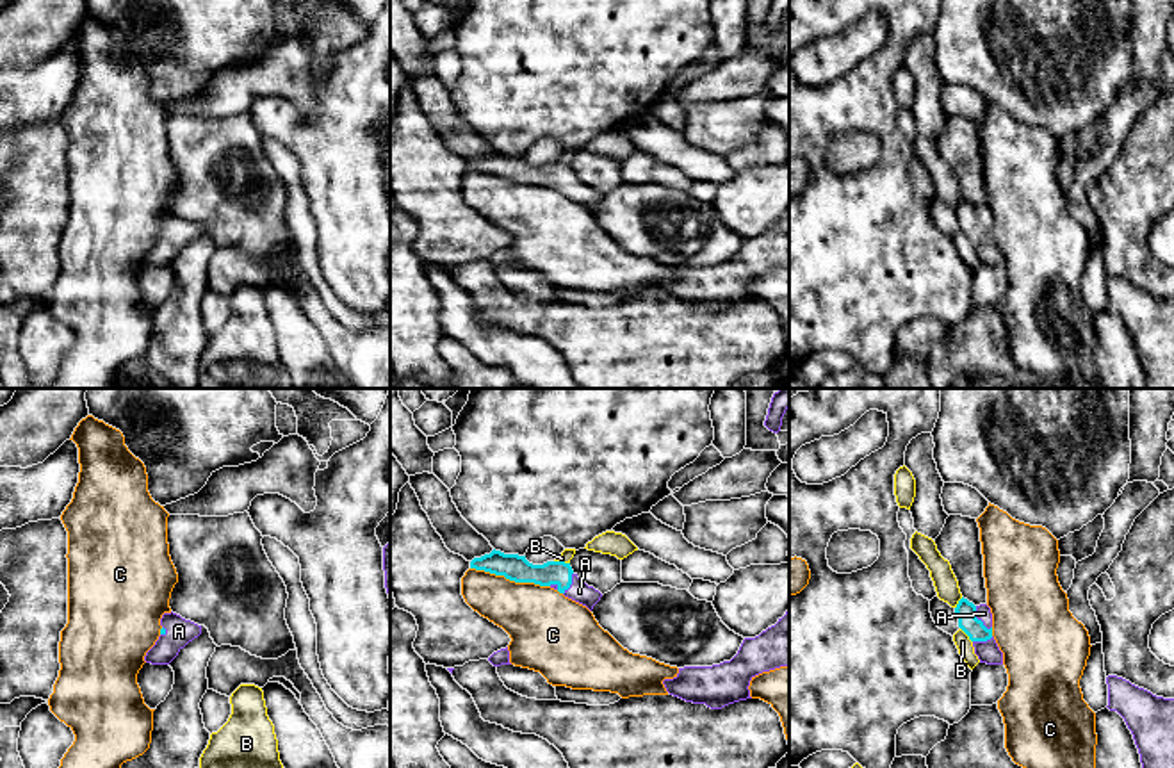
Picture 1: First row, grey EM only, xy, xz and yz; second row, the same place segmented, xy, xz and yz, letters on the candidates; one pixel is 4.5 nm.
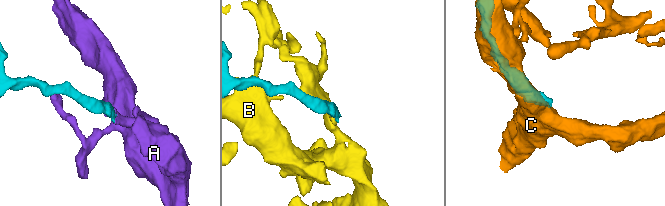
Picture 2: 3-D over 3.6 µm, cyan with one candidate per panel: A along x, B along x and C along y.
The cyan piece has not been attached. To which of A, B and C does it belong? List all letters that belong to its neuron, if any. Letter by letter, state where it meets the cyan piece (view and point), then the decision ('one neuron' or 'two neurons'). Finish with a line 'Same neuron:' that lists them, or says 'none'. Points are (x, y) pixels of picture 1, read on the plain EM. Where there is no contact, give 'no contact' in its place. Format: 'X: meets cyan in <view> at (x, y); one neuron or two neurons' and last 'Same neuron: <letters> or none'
A: meets cyan in yz at (977, 220); one neuron
B: meets cyan in yz at (966, 234); two neurons
C: meets cyan in xz at (510, 180); two neurons
Same neuron: A

